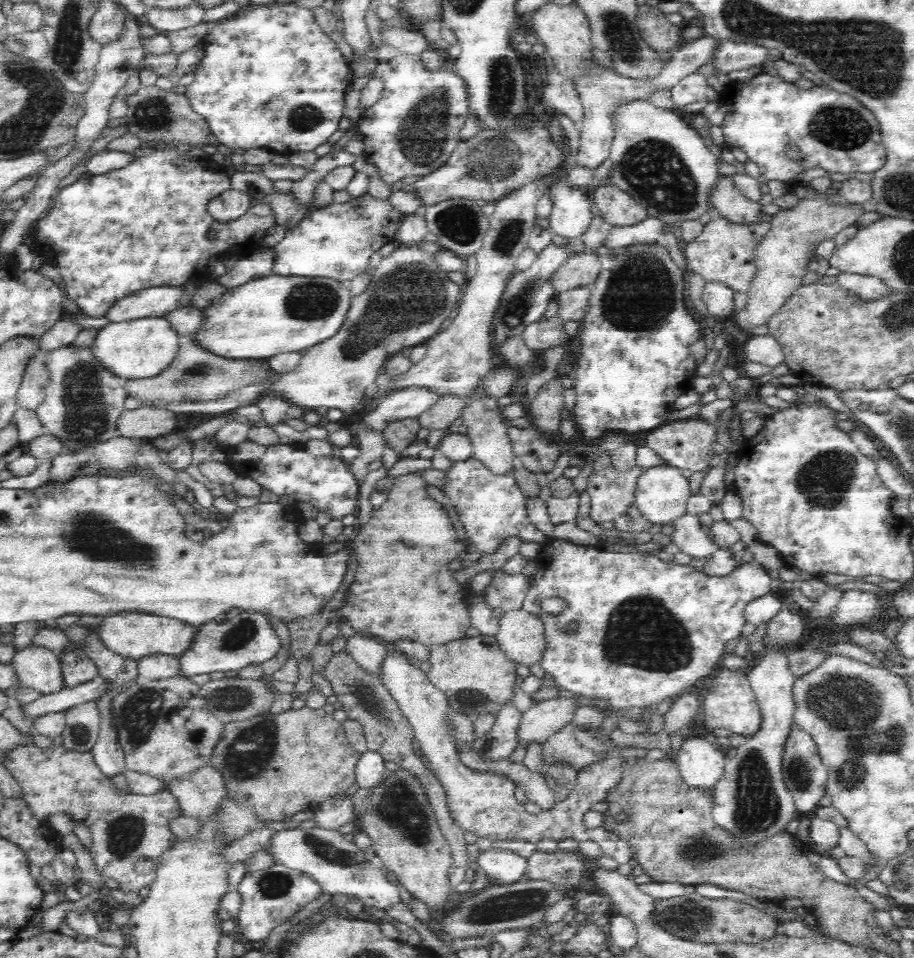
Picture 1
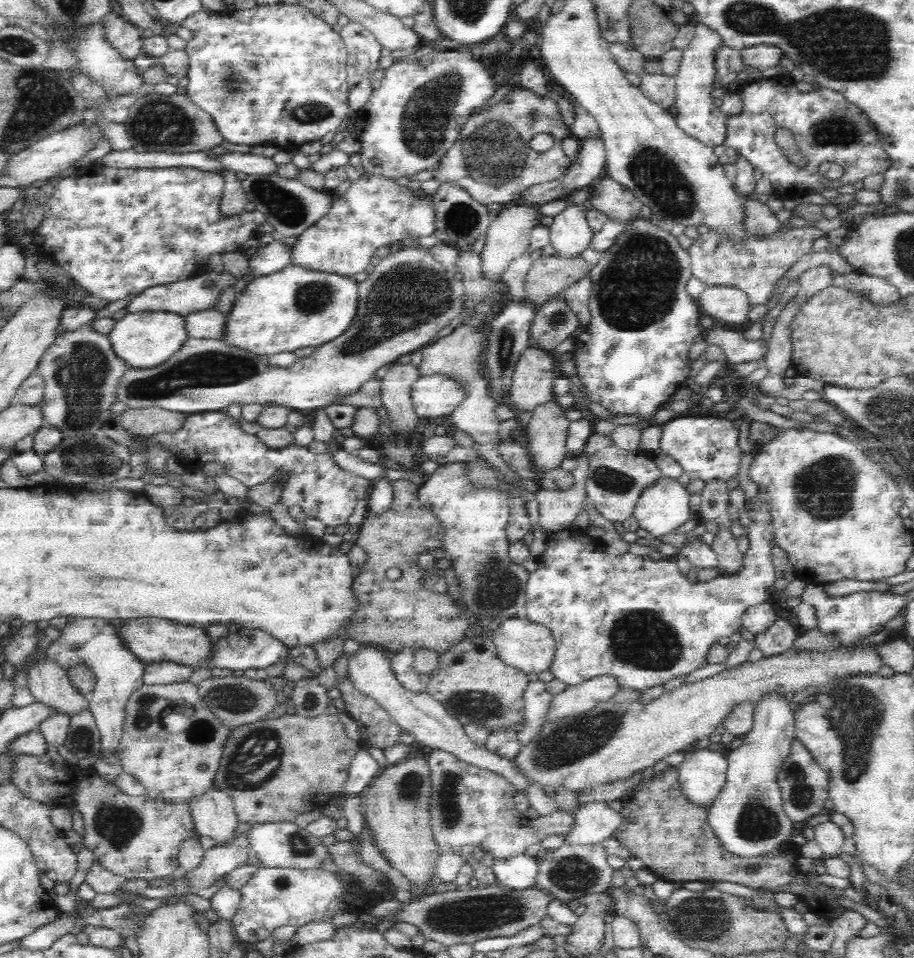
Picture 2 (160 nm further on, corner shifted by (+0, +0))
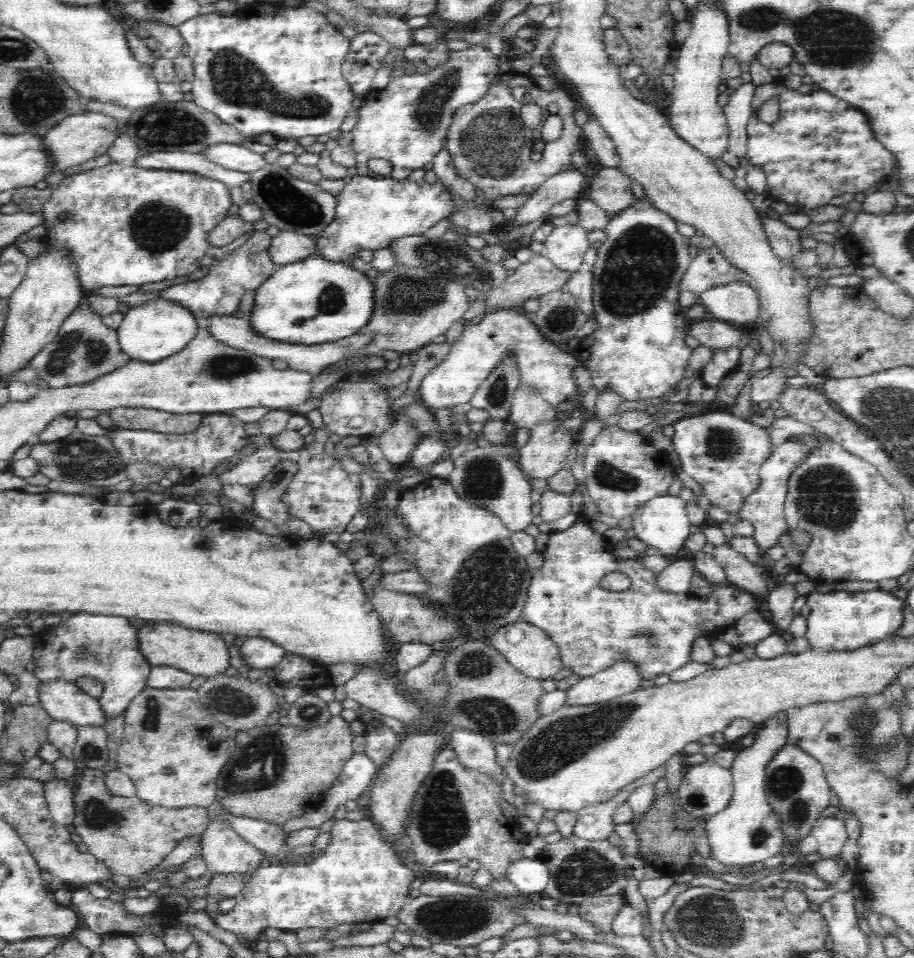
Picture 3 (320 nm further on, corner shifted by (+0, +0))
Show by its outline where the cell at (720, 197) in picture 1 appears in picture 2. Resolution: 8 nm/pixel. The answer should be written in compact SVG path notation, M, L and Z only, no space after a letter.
M754 196L742 197L742 199L746 209L746 229L750 235L758 238L770 238L783 229L778 217L766 203L760 203Z

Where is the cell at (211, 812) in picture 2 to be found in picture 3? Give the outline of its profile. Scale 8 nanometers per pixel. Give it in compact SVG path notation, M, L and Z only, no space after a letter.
M212 821L203 832L202 855L210 873L242 875L254 872L264 860L277 863L274 857L266 857L228 827L226 821Z

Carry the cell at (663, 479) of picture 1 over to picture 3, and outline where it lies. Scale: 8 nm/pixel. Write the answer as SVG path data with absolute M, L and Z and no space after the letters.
M666 492L664 496L653 498L649 503L639 508L632 517L635 538L646 544L646 547L655 548L660 554L668 556L668 558L676 558L684 552L686 541L691 535L691 524L686 516L684 500L679 496L670 496Z

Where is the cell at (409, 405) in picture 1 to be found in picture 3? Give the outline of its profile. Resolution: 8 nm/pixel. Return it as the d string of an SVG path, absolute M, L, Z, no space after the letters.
M511 308L488 313L487 315L484 314L477 322L473 321L469 327L466 327L458 340L450 345L446 358L422 380L418 395L428 408L434 409L453 407L457 404L462 404L462 402L470 403L476 389L488 379L488 376L496 370L500 363L510 357L514 359L514 363L518 367L520 385L530 385L534 391L538 391L538 395L550 407L557 409L558 404L581 395L580 390L577 389L576 380L572 376L574 368L581 365L576 350L566 351L560 349L557 343L546 339L538 330L530 314L523 314Z

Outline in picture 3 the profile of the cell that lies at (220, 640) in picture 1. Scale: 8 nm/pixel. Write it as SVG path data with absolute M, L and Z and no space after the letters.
M261 637L245 638L239 643L243 662L258 670L274 668L286 654L280 646Z

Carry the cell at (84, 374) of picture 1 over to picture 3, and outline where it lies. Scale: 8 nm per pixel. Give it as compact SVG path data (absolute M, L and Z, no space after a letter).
M82 298L72 314L62 322L58 332L36 356L29 360L29 366L36 369L50 388L62 388L84 384L123 368L131 358L122 352L117 329L110 328L103 316L90 308L87 298Z

